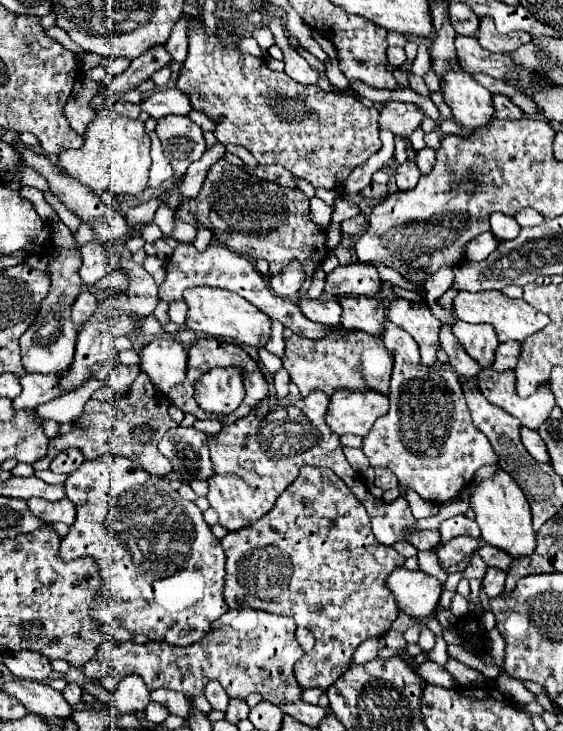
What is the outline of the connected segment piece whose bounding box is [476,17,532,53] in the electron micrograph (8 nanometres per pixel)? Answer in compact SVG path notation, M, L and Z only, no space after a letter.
M482 17L476 39L478 39L478 43L480 43L486 51L492 51L492 53L512 53L512 51L518 49L520 45L528 43L532 37L530 37L528 33L522 33L522 31L514 31L514 33L510 33L510 35L500 35L500 33L494 29L492 17Z

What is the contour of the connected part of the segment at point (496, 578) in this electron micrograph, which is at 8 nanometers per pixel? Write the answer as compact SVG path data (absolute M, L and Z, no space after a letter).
M488 569L484 581L482 581L482 589L488 597L498 597L504 591L504 581L506 581L506 573L500 569Z

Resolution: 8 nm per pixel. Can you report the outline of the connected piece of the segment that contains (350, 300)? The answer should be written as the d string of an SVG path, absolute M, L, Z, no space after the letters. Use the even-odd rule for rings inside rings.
M342 297L342 325L360 329L370 335L380 335L386 321L386 307L376 297Z

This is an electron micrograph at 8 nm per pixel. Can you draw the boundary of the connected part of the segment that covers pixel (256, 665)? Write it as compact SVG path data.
M234 609L226 611L202 641L194 645L178 647L166 641L148 641L138 645L134 641L118 643L104 641L98 655L84 665L84 675L88 679L100 679L108 673L122 681L126 675L140 675L148 689L174 689L186 697L196 697L204 693L208 681L216 679L226 689L230 697L246 699L250 693L262 693L266 701L274 705L286 701L300 701L302 687L294 679L294 663L304 655L296 637L296 625L290 617L270 615L256 609Z

